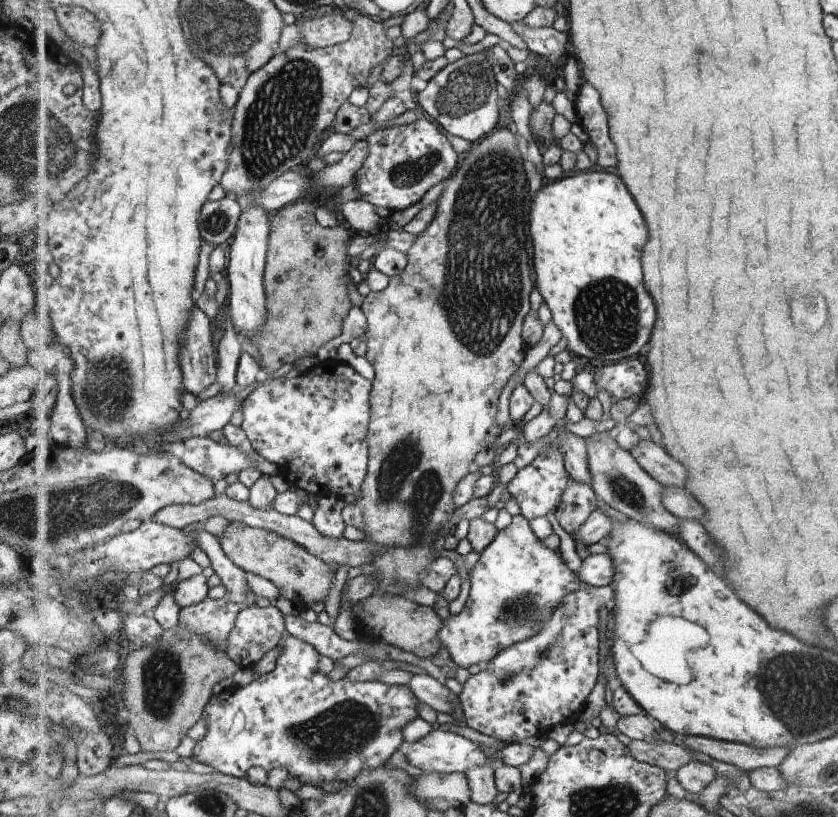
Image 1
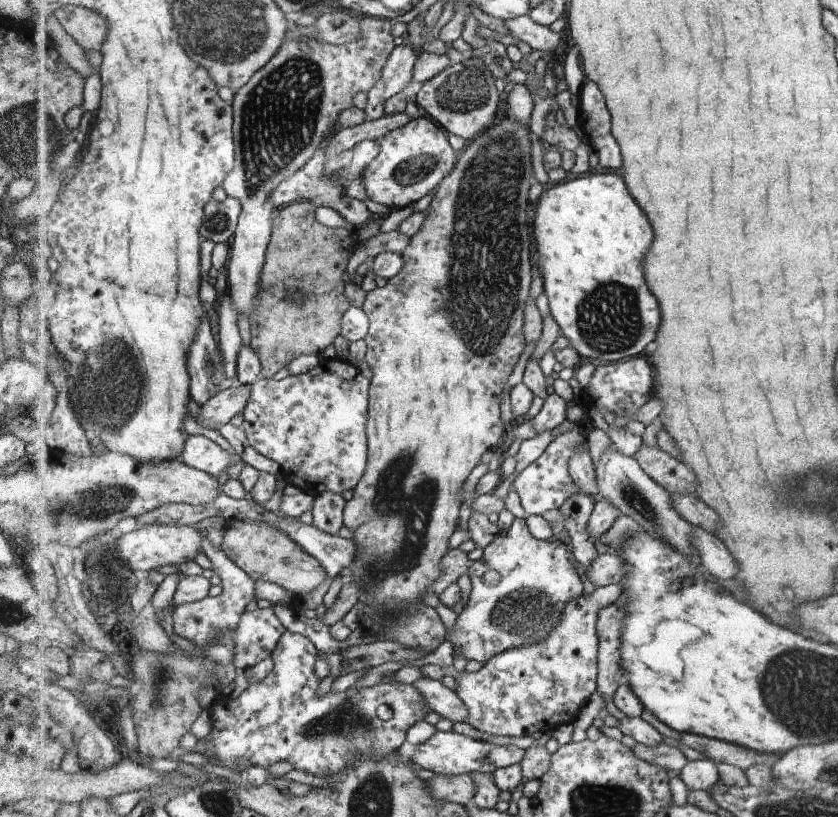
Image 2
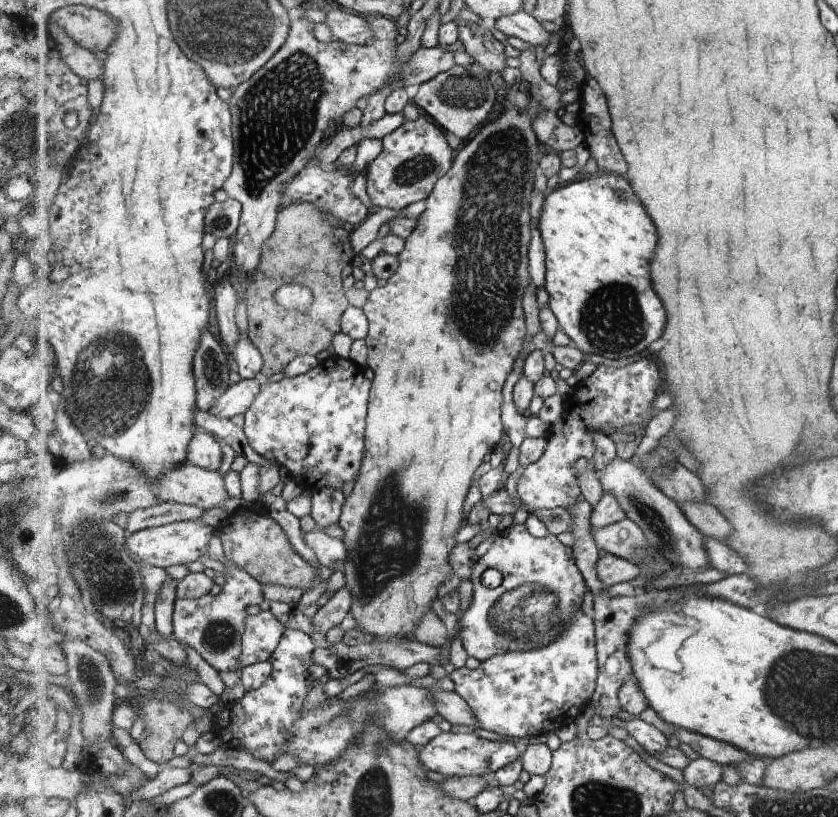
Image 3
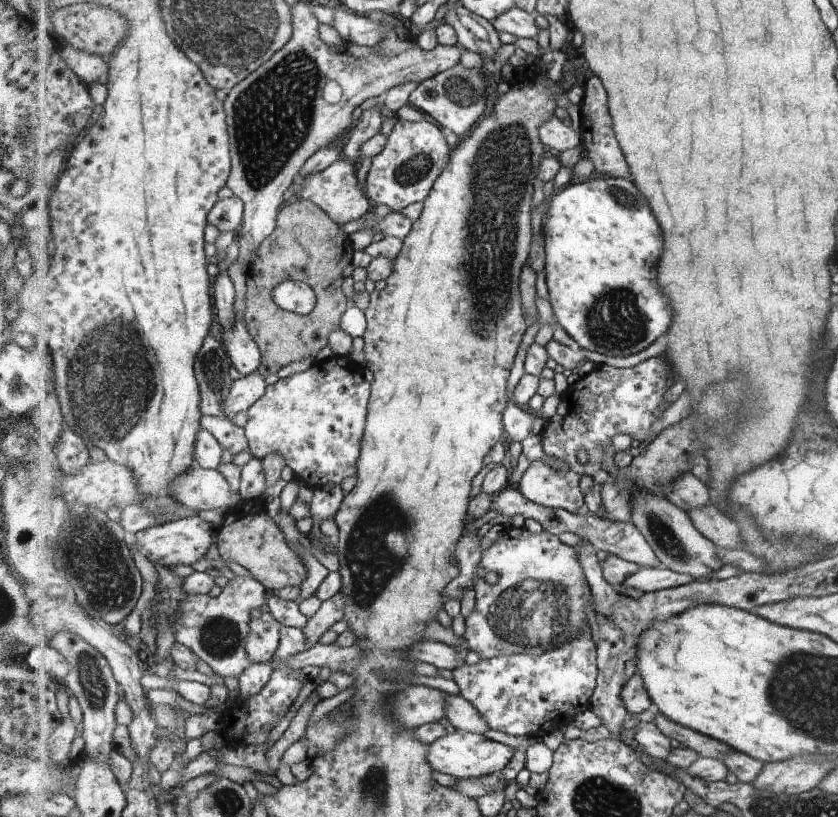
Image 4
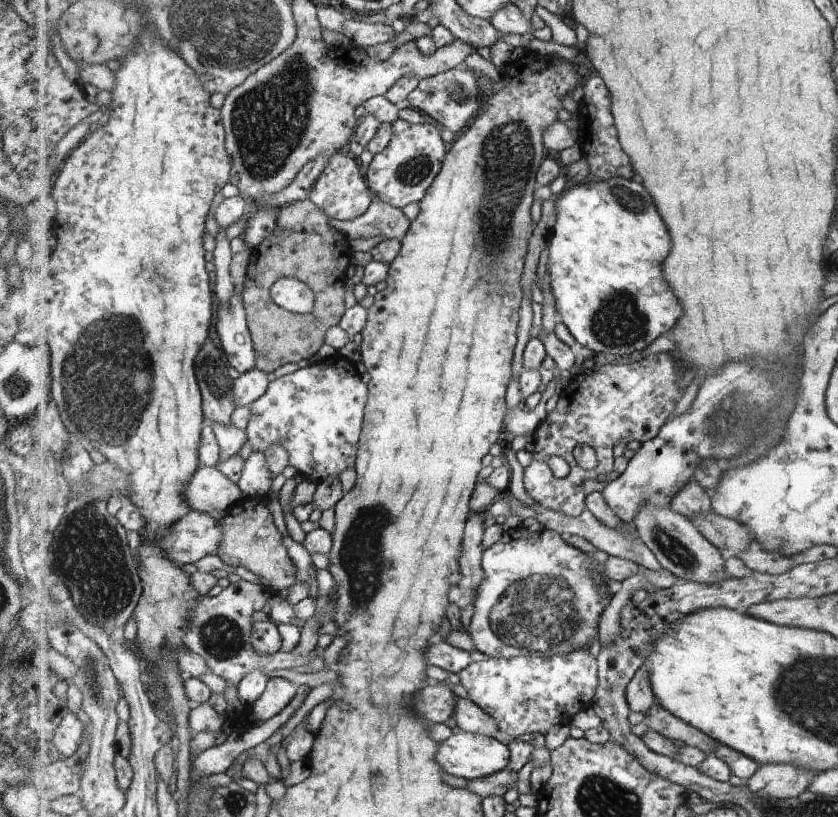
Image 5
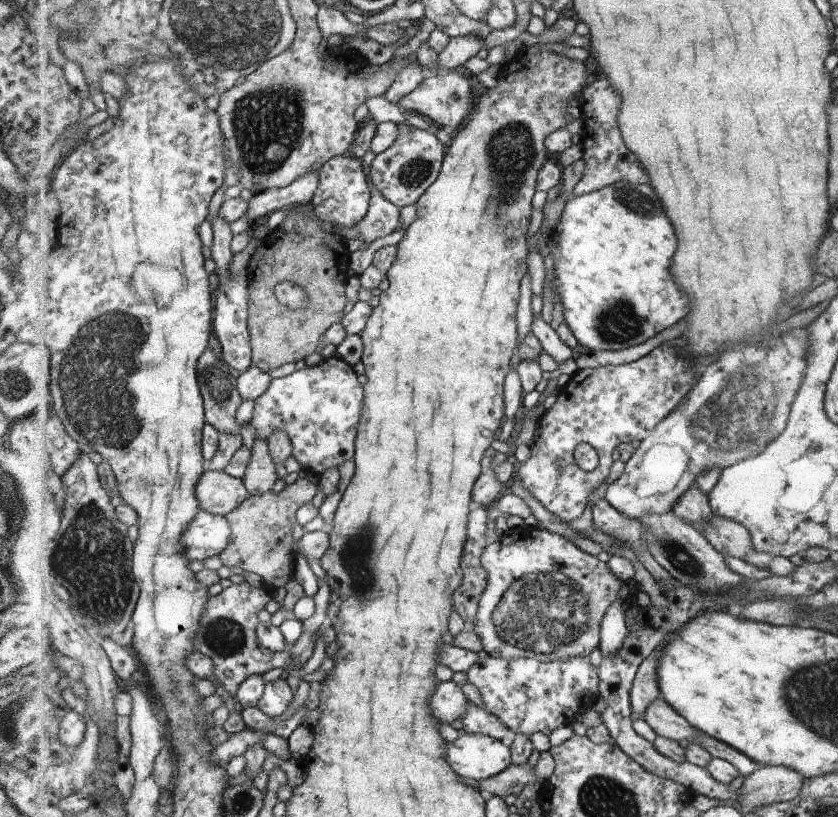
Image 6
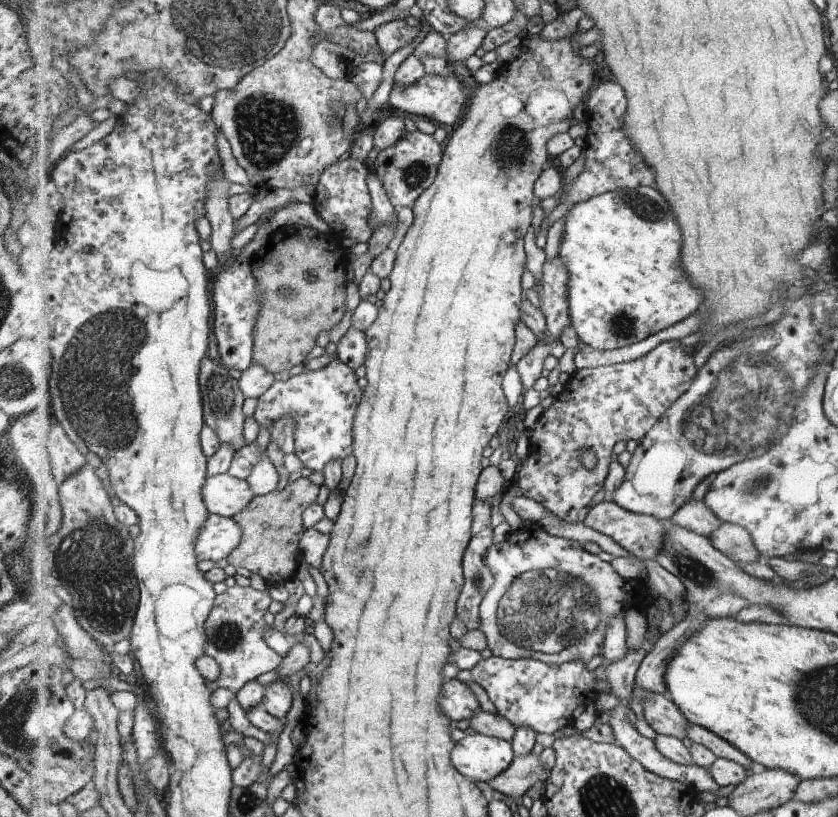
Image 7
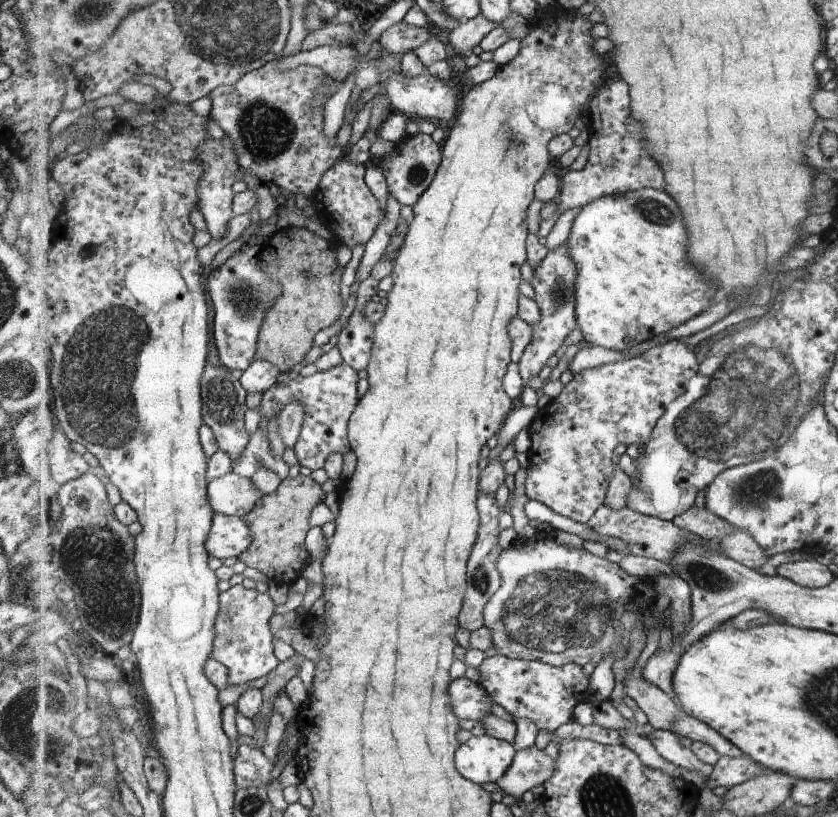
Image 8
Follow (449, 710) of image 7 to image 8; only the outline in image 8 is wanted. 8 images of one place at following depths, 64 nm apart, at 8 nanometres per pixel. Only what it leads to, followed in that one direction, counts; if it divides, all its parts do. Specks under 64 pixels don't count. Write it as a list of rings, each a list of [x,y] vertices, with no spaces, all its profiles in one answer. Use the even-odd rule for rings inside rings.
[[[466,677],[455,679],[449,694],[459,720],[466,718],[478,723],[491,714],[494,701],[479,682]]]

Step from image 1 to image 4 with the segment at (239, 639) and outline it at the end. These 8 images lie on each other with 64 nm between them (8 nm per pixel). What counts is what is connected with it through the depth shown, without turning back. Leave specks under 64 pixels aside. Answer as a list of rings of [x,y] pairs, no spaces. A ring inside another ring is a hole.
[[[262,613],[259,618],[251,619],[250,622],[251,632],[247,637],[247,654],[251,660],[255,660],[255,663],[271,663],[274,659],[275,652],[279,650],[281,640],[281,628],[283,625],[271,614]]]

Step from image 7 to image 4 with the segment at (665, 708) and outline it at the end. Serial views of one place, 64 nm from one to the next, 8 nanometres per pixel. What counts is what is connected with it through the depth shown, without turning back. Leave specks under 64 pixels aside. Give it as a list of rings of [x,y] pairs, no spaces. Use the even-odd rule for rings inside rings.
[[[659,711],[655,714],[653,723],[655,723],[657,728],[661,729],[661,732],[663,732],[665,736],[673,738],[681,742],[681,744],[693,748],[693,750],[697,750],[701,754],[701,757],[713,757],[723,760],[725,756],[729,756],[731,752],[735,751],[734,748],[731,748],[731,746],[725,744],[725,742],[697,732],[697,730],[693,730],[693,728],[687,728],[687,726],[683,726],[679,724],[679,722],[669,720],[663,712]]]

